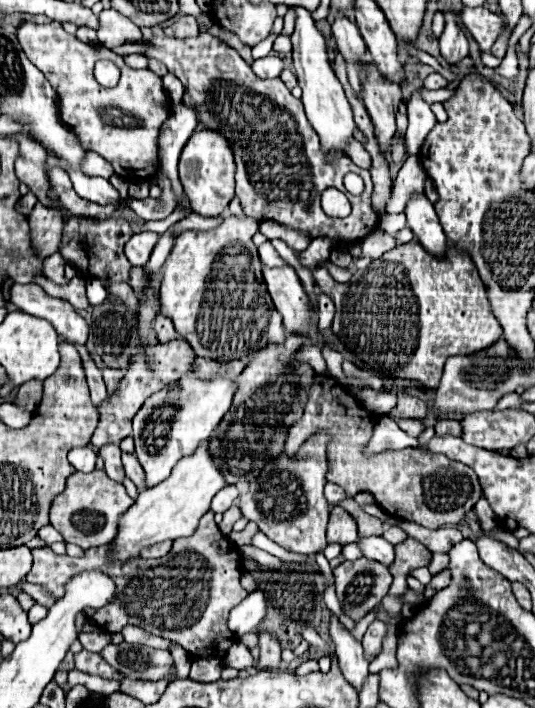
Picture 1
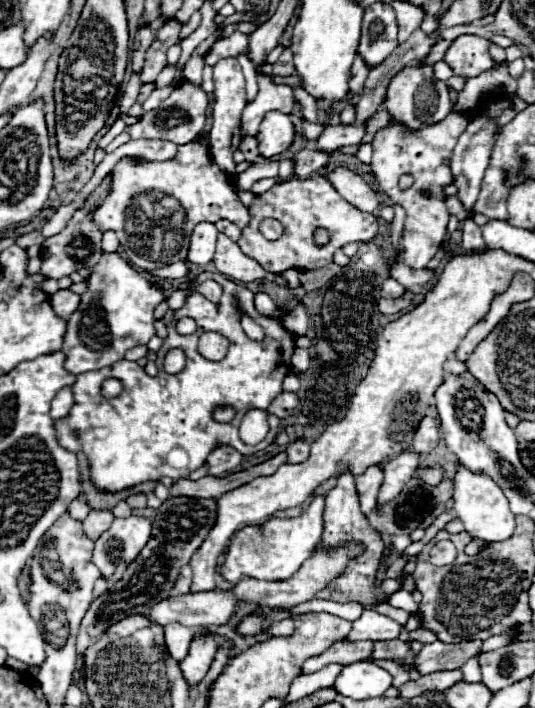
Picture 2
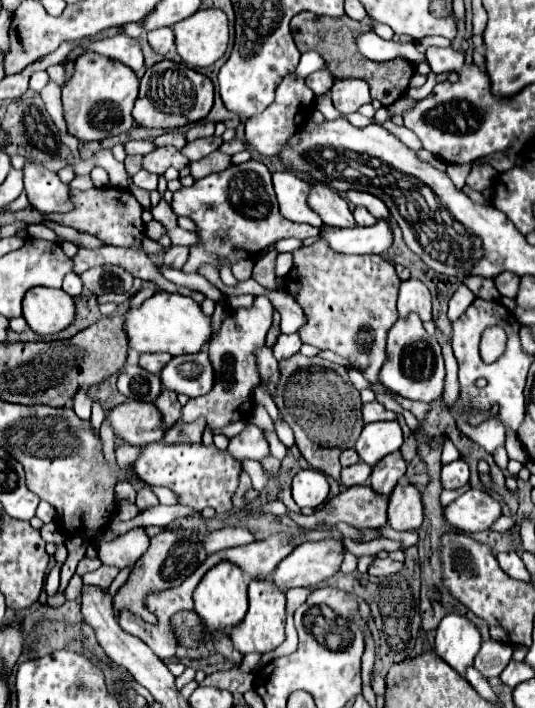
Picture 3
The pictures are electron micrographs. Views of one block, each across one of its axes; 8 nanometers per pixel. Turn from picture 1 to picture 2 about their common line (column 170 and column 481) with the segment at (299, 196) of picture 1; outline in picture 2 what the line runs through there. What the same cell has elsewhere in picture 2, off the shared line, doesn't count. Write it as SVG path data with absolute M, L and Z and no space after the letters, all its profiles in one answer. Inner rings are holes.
M462 34L450 44L448 52L444 54L444 62L454 70L456 76L476 78L498 64L496 60L492 60L488 48L490 42L486 38Z

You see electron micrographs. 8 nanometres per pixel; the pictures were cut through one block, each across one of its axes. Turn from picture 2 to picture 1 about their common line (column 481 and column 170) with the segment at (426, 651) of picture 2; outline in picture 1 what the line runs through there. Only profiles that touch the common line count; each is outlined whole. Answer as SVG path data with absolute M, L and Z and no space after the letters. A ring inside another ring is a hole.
M126 626L122 630L122 636L124 636L124 642L128 642L128 644L144 644L144 646L152 646L158 650L170 650L170 646L172 646L172 642L168 642L166 638L148 634L146 630L140 630L138 626Z

